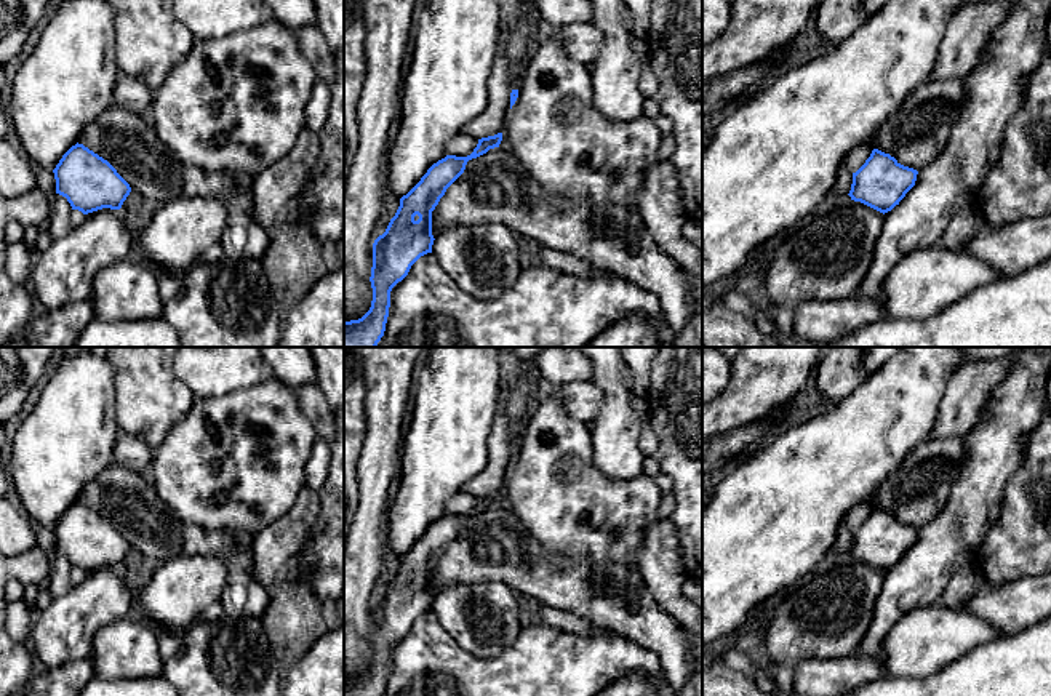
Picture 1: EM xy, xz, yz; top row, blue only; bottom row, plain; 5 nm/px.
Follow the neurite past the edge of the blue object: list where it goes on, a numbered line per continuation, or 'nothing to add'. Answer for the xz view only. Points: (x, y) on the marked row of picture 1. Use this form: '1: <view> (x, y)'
1: xz (517, 52)

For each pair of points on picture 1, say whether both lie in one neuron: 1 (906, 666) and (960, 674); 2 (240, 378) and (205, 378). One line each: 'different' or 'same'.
1: different
2: same

